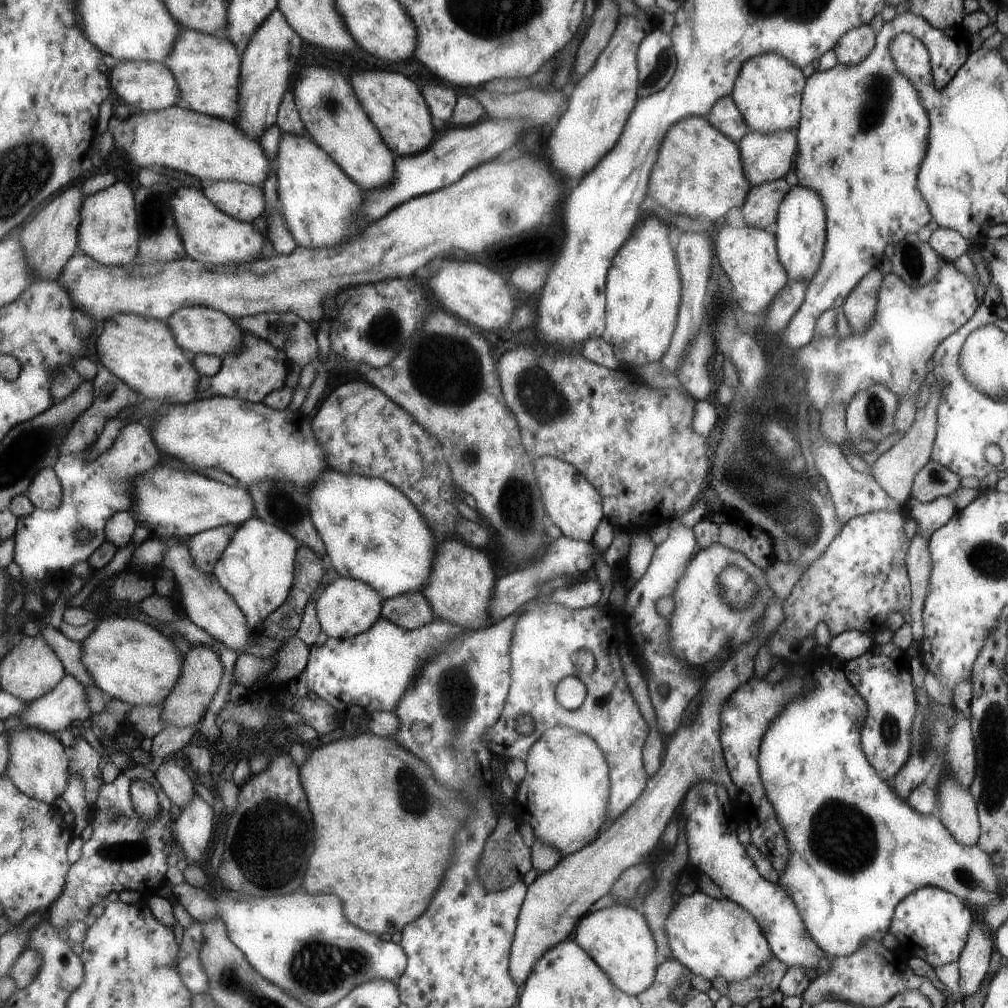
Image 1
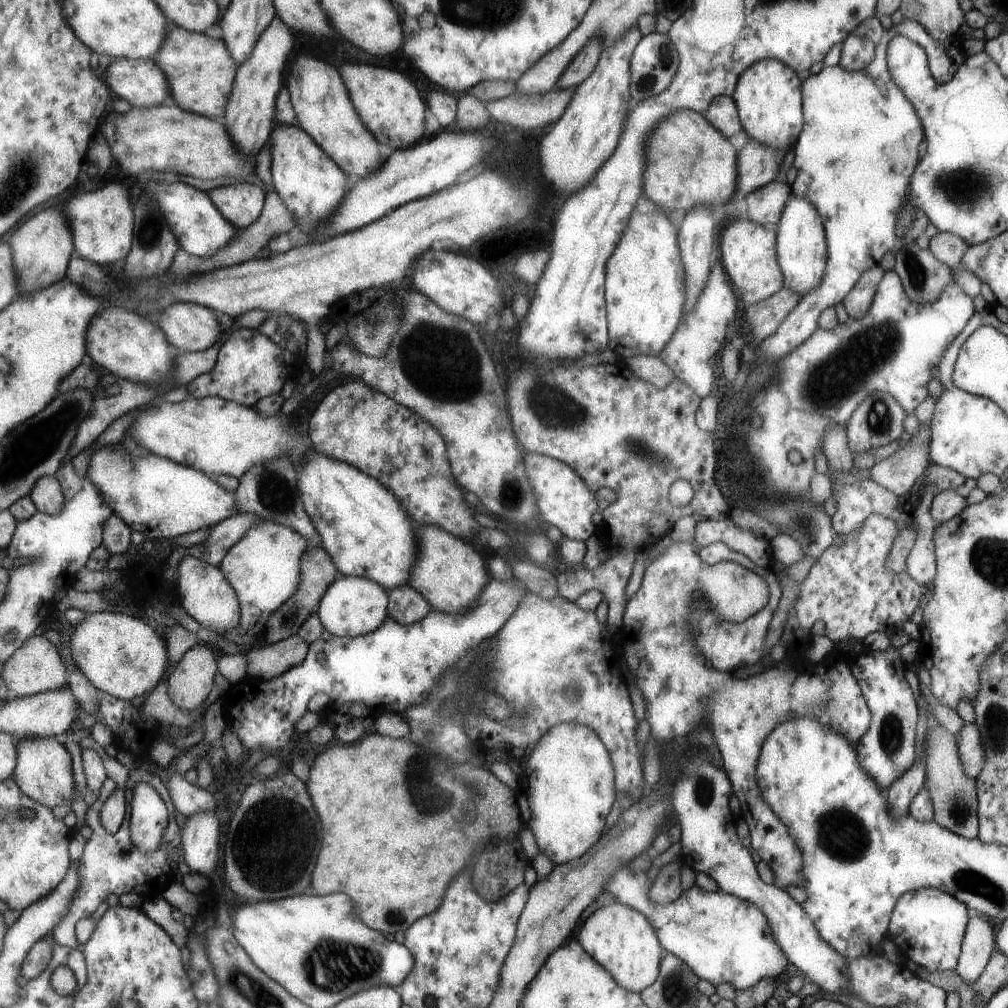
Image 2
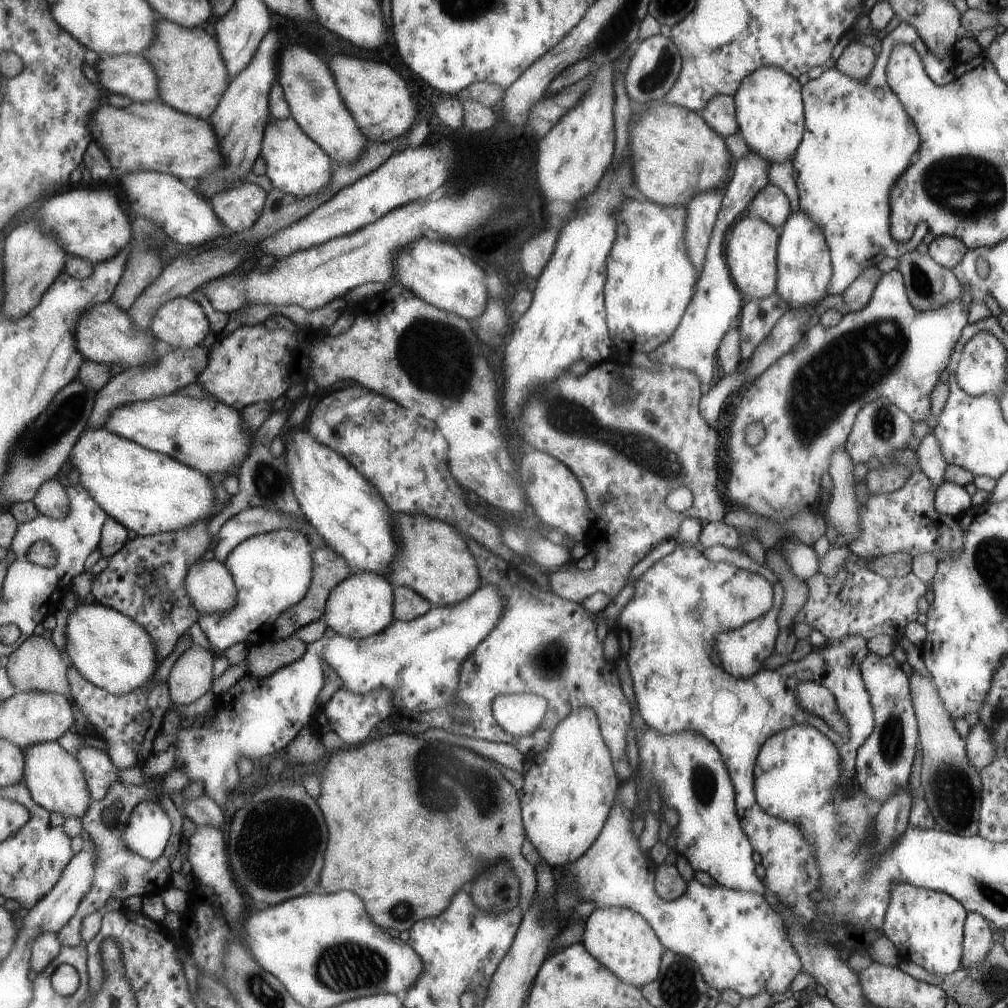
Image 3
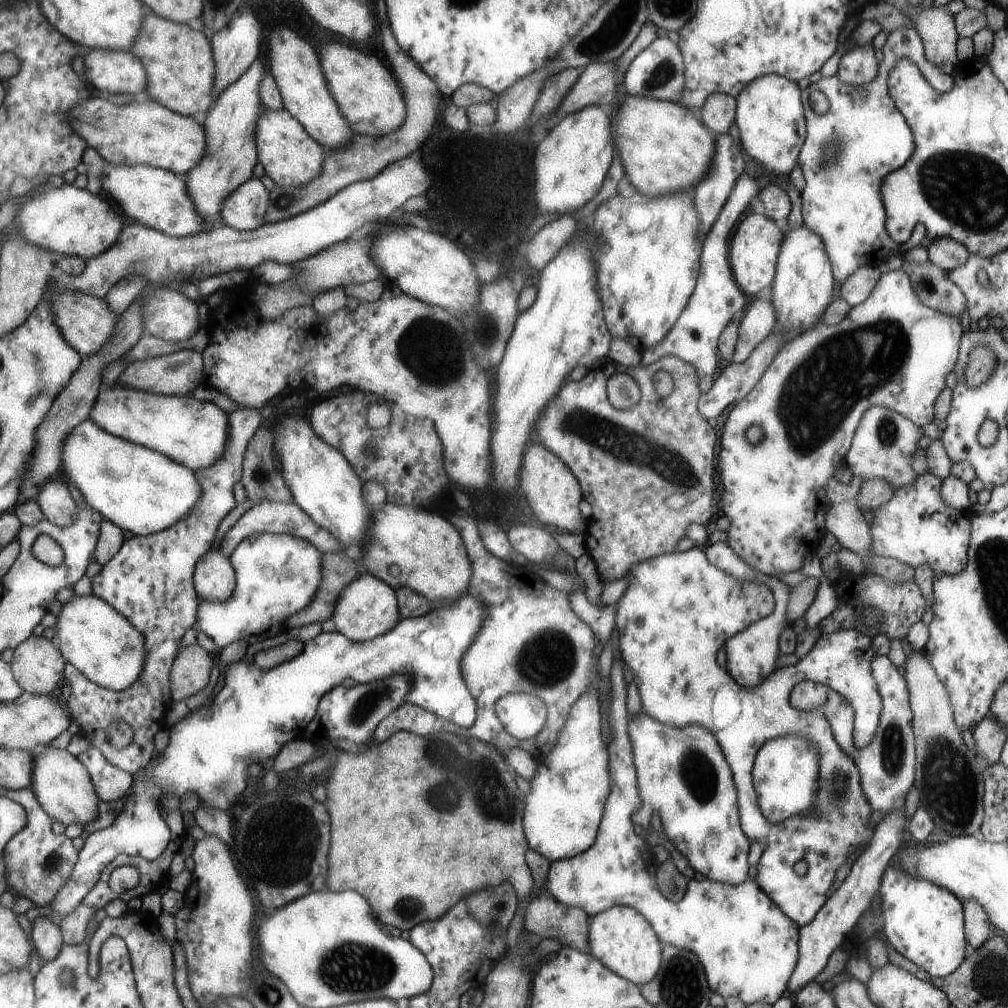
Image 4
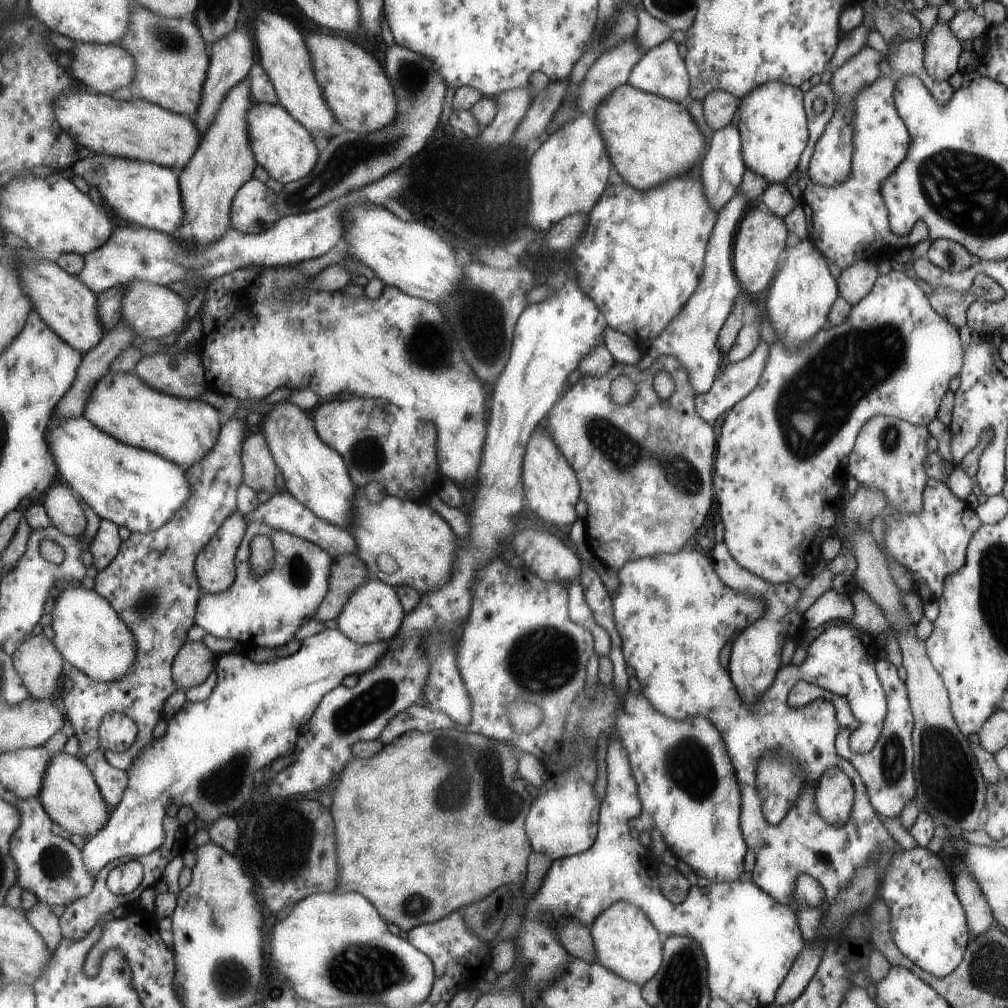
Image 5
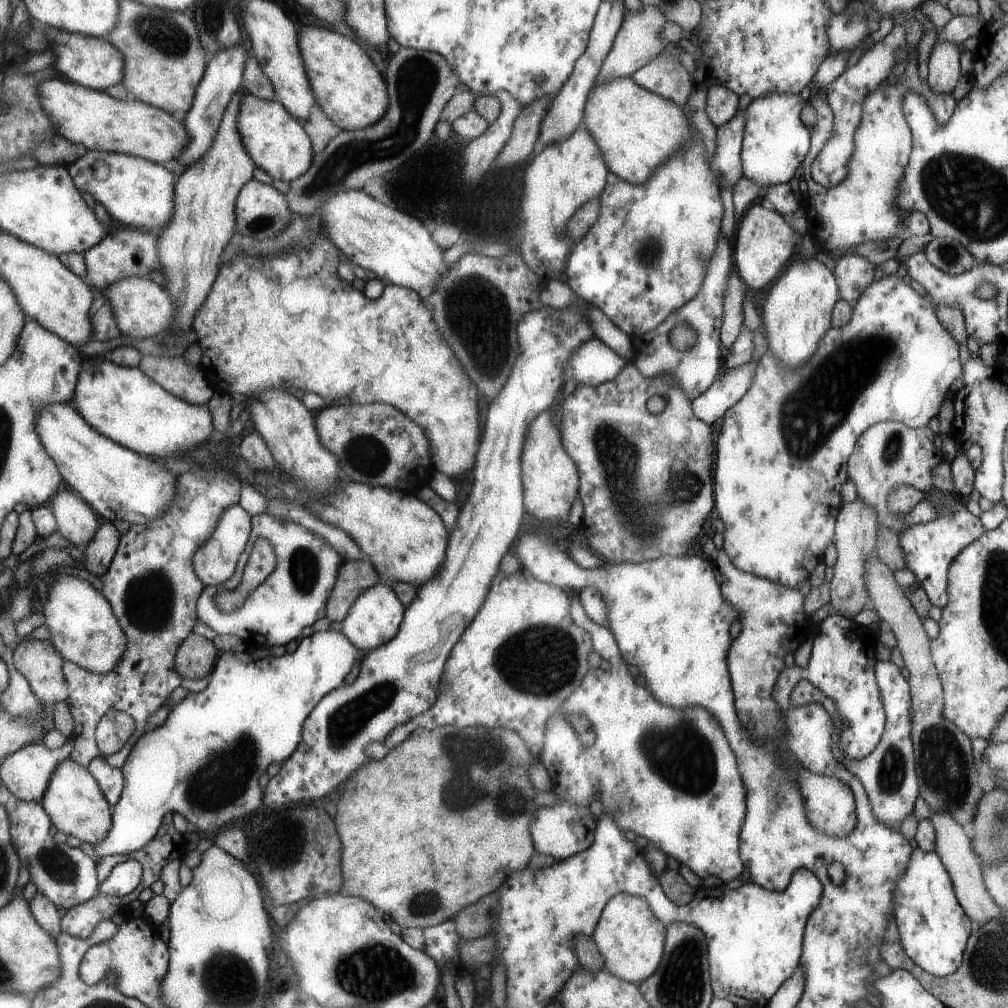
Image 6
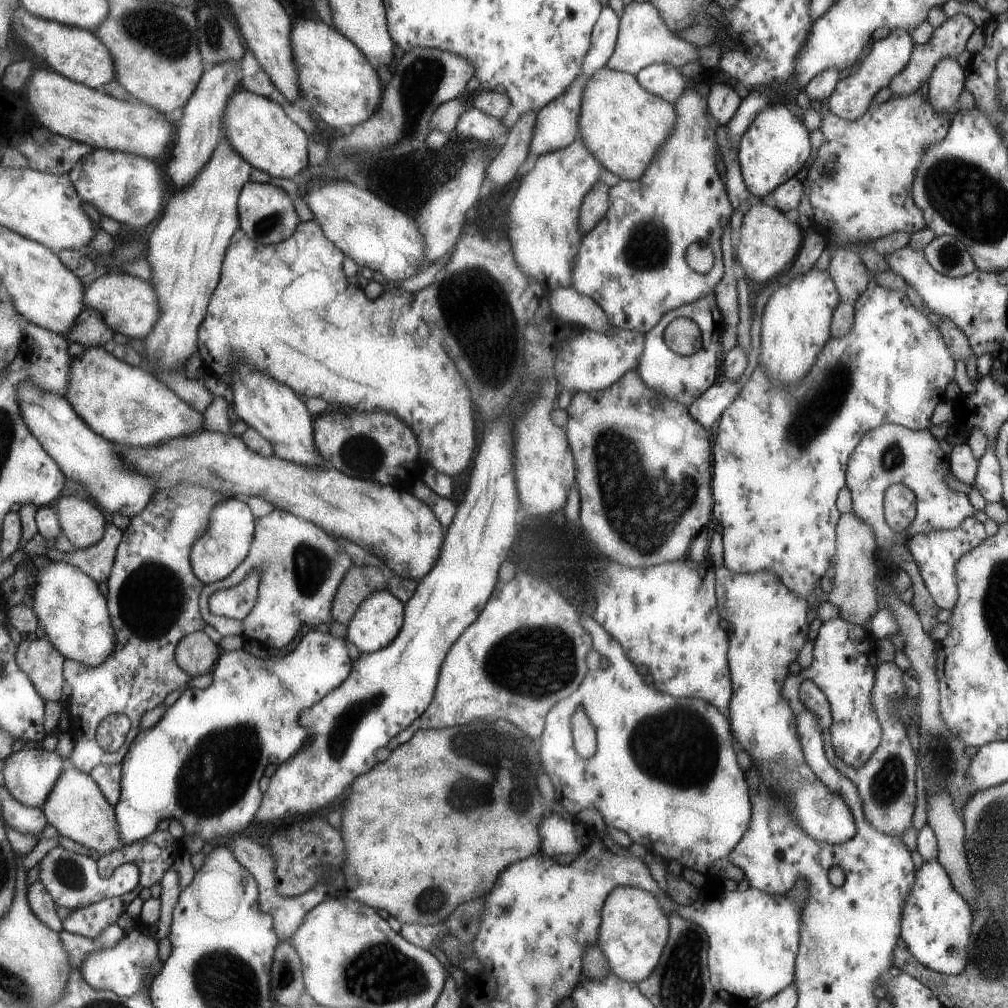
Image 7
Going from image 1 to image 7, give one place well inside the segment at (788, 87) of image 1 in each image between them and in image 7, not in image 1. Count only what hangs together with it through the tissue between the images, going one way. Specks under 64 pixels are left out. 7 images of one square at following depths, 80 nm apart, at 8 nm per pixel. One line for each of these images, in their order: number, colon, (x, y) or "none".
2: (768, 100)
3: (769, 116)
4: (769, 119)
5: (772, 129)
6: (775, 141)
7: (774, 147)

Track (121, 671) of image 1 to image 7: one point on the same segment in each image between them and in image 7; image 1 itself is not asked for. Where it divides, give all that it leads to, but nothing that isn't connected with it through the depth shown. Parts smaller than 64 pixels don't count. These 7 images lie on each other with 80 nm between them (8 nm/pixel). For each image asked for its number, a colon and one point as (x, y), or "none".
2: (125, 656)
3: (113, 651)
4: (109, 649)
5: (88, 630)
6: (84, 627)
7: (75, 615)

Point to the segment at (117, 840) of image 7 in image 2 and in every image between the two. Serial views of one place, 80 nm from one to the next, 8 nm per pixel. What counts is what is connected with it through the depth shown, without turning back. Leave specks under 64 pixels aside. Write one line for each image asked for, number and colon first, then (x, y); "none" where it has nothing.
2: (44, 771)
3: (55, 777)
4: (64, 786)
5: (72, 797)
6: (77, 804)

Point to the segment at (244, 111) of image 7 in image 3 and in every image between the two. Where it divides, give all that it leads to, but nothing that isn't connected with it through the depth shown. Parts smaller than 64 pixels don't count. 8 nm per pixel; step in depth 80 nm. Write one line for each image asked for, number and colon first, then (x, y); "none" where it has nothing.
3: (297, 165)
4: (291, 157)
5: (283, 146)
6: (278, 144)

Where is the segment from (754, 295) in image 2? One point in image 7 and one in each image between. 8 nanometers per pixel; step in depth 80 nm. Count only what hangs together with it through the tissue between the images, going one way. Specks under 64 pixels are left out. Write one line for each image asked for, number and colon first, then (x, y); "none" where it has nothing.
3: (749, 250)
4: (752, 251)
5: (759, 239)
6: (763, 242)
7: (767, 241)

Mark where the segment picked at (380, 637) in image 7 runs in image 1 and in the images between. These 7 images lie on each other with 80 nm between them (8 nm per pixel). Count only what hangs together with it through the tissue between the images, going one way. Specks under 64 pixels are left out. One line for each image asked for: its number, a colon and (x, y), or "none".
1: (346, 607)
2: (351, 606)
3: (361, 605)
4: (367, 607)
5: (373, 613)
6: (375, 617)

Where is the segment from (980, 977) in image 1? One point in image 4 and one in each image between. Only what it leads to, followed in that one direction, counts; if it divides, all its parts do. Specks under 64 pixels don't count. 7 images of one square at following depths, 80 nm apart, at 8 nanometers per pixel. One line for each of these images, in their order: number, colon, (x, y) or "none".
2: (975, 950)
3: (977, 935)
4: (976, 926)

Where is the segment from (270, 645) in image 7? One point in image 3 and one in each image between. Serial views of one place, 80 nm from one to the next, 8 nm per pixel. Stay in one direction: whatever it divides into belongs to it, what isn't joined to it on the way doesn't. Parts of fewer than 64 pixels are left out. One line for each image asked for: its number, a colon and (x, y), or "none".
3: (273, 571)
4: (277, 574)
5: (268, 611)
6: (295, 595)

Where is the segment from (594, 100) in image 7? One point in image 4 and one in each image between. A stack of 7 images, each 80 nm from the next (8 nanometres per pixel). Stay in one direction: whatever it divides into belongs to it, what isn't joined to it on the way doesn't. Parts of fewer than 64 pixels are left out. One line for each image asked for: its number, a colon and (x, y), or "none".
4: (663, 147)
5: (649, 139)
6: (636, 130)

